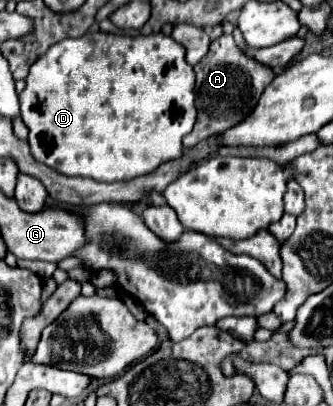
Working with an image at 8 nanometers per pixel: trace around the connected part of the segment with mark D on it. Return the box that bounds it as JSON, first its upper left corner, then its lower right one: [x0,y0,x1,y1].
[19,32,195,182]

